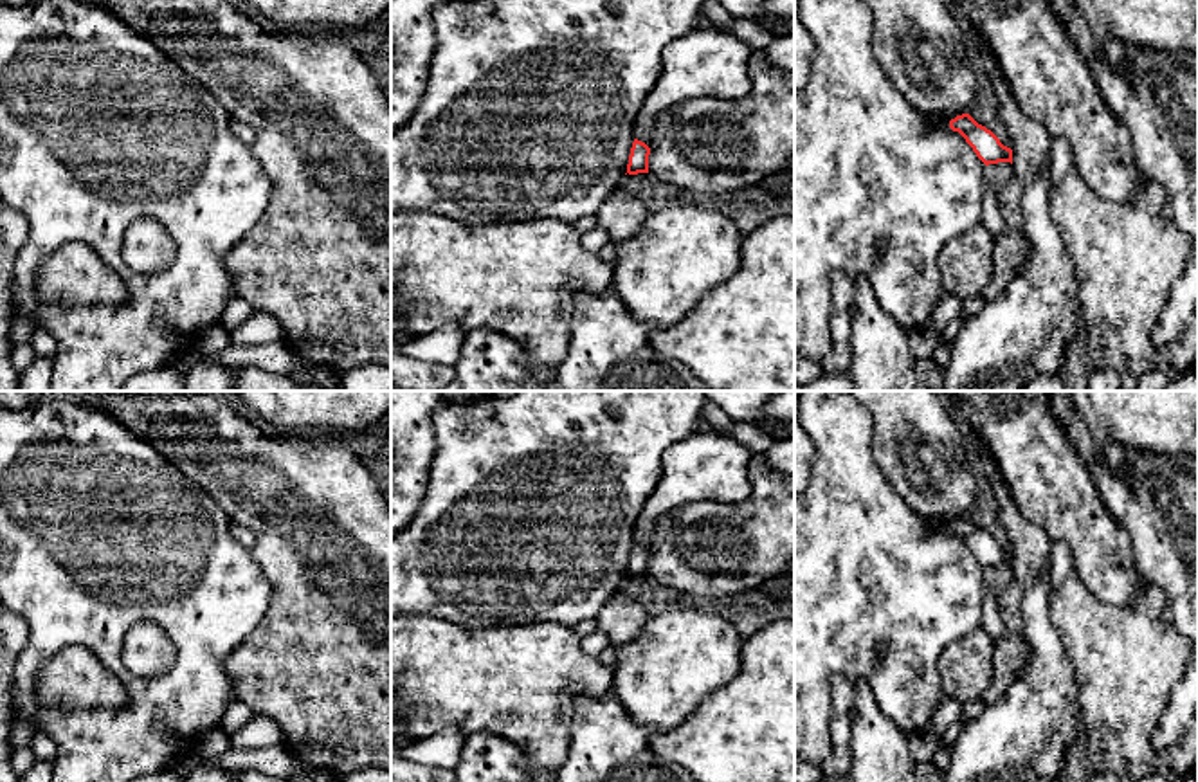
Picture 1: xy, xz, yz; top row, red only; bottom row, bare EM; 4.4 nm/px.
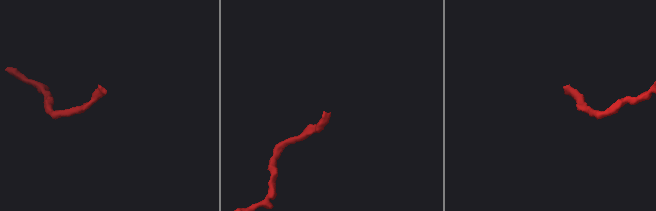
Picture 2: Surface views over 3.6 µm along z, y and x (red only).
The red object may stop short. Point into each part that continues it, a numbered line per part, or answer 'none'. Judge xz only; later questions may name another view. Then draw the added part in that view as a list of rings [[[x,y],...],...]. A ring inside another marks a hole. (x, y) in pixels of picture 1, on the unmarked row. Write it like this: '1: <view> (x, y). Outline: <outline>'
1: xz (712, 467). Outline: [[[715,431],[694,434],[676,441],[661,456],[661,472],[658,485],[647,499],[634,530],[634,542],[650,544],[656,519],[677,506],[706,501],[706,503],[740,503],[751,494],[748,468],[753,456],[731,434]]]

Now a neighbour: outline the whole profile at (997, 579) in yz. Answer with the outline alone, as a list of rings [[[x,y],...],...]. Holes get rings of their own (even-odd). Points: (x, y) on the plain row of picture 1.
[[[1011,566],[989,568],[984,571],[984,584],[994,593],[1000,595],[1012,578]]]

